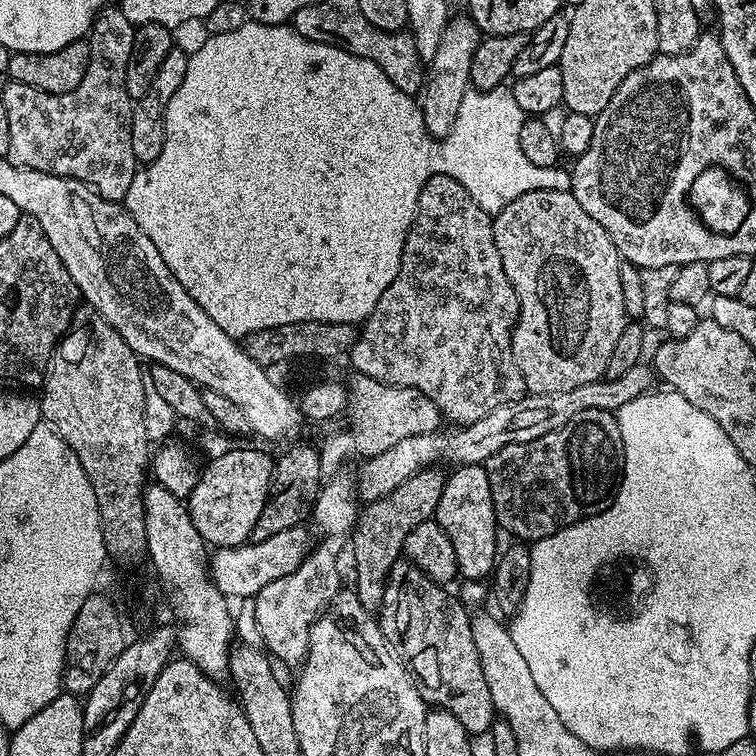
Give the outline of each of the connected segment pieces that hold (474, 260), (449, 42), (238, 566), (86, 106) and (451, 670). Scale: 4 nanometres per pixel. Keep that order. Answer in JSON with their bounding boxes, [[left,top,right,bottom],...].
[[350,174,526,425],[420,15,482,138],[210,526,309,598],[2,6,138,201],[378,560,498,734]]

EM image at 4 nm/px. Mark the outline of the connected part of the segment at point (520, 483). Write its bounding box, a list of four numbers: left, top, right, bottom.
[484,410,624,542]

